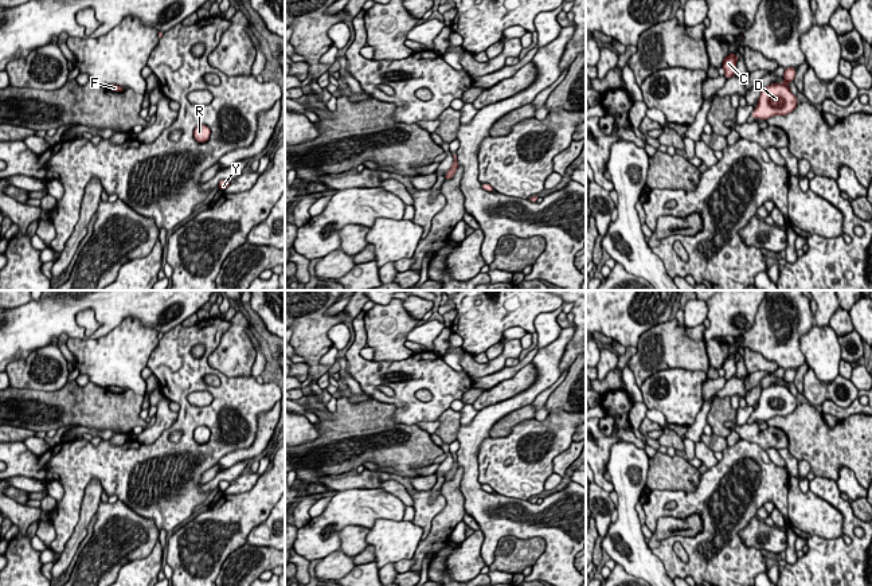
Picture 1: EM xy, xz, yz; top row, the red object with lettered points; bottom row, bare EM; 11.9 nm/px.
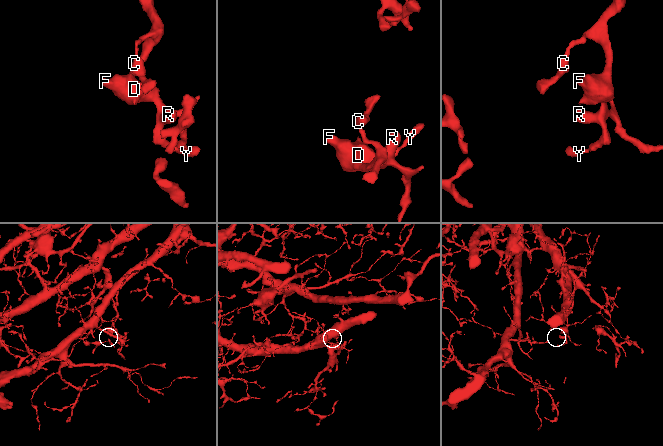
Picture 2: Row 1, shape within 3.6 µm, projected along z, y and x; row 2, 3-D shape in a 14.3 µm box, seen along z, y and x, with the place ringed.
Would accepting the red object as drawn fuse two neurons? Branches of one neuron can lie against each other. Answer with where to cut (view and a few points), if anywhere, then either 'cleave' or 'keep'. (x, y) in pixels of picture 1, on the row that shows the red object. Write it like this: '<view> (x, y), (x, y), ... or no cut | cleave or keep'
no cut | keep

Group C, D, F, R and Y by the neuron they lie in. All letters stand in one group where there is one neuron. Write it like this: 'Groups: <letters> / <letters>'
Groups: C D F R Y

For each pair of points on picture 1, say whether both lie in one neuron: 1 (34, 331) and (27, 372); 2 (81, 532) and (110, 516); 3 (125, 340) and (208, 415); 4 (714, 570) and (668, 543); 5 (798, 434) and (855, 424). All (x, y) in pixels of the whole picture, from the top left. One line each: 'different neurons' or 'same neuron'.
1: different neurons
2: different neurons
3: different neurons
4: same neuron
5: same neuron

